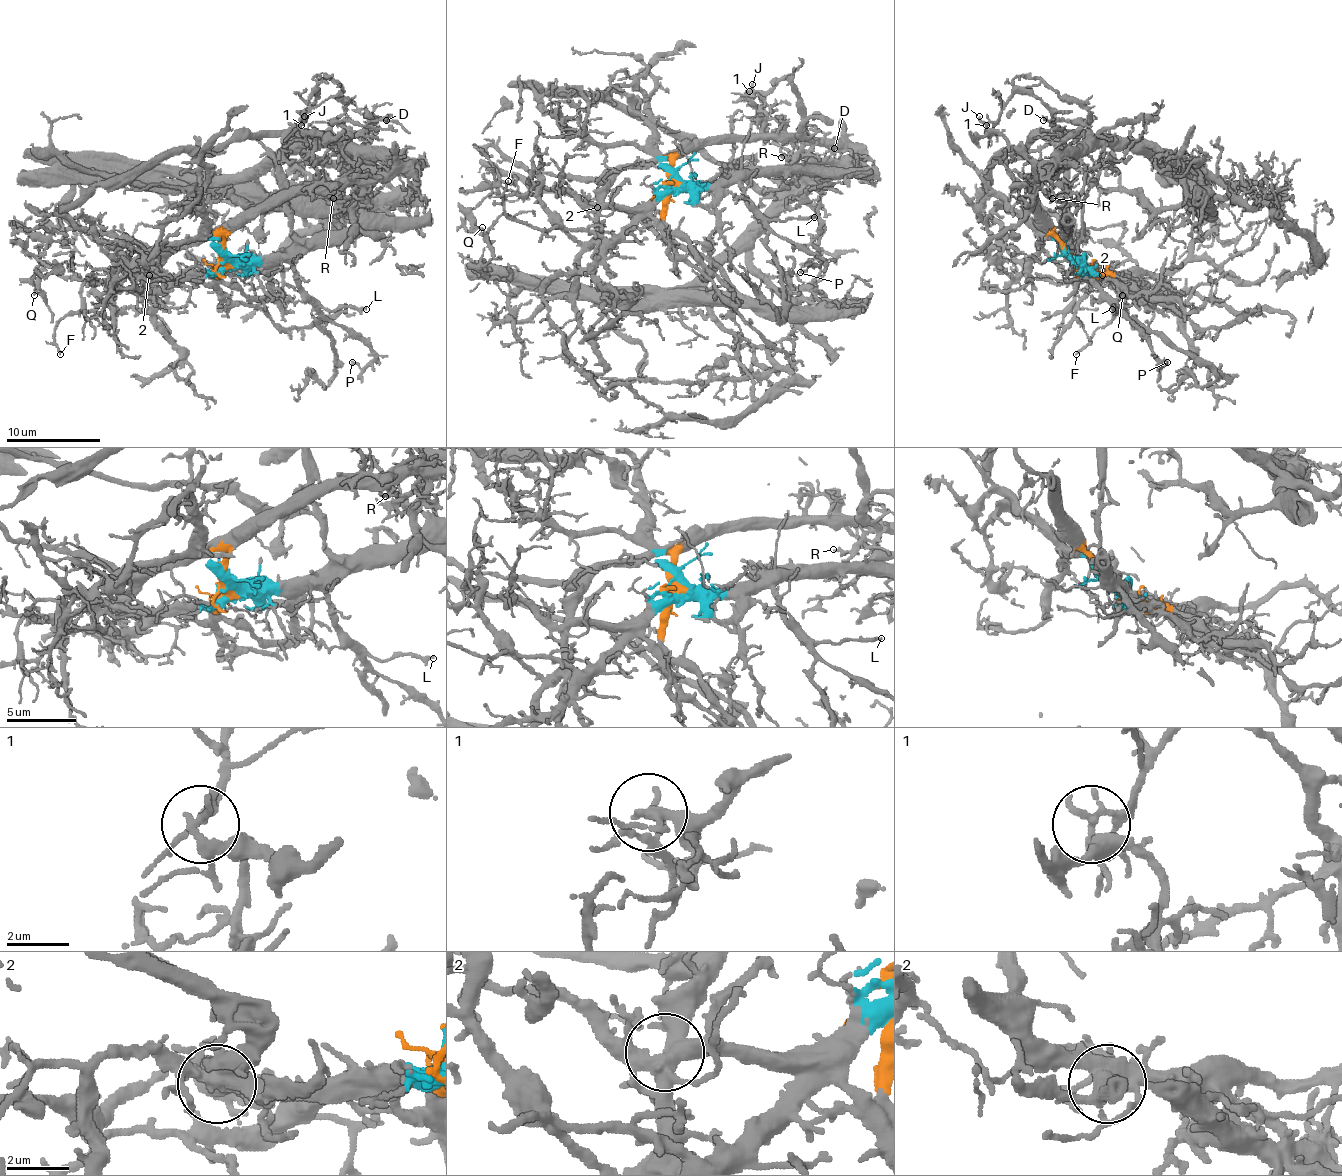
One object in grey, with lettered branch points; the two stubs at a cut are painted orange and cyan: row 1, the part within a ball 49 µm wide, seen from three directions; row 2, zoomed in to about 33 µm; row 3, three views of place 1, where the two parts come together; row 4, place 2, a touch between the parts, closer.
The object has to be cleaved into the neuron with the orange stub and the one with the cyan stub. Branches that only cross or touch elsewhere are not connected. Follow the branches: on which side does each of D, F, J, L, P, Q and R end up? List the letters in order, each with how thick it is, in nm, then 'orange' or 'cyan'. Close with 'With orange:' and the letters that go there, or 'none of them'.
D: 280 nm thick; orange
F: 160 nm thick; cyan
J: 180 nm thick; orange
L: 280 nm thick; cyan
P: 200 nm thick; cyan
Q: 110 nm thick; cyan
R: 240 nm thick; orange
With orange: D, J, R

